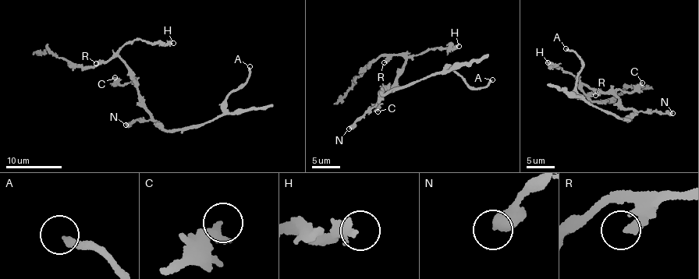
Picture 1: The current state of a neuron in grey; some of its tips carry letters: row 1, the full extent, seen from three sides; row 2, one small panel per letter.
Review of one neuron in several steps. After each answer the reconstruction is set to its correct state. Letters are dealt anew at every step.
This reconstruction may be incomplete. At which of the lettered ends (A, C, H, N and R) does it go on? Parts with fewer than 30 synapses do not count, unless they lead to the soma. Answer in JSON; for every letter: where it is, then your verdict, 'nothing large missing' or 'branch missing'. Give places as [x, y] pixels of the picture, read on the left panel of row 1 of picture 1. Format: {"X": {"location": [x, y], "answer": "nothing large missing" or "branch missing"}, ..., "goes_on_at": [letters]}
{"A": {"location": [250, 66], "answer": "branch missing"}, "C": {"location": [115, 77], "answer": "nothing large missing"}, "H": {"location": [173, 43], "answer": "nothing large missing"}, "N": {"location": [125, 125], "answer": "nothing large missing"}, "R": {"location": [96, 63], "answer": "nothing large missing"}, "goes_on_at": ["A"]}

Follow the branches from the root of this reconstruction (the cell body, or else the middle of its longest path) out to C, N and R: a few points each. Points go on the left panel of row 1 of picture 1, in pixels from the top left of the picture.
C: (141, 96), (132, 82), (121, 85), (115, 77)
N: (141, 96), (145, 108), (150, 113), (150, 119), (141, 122), (136, 120), (125, 125)
R: (141, 96), (124, 62), (118, 57), (113, 57), (106, 61), (96, 63)

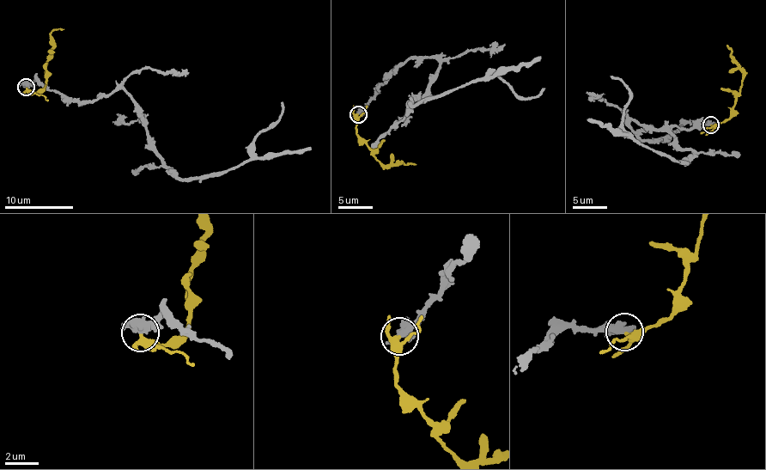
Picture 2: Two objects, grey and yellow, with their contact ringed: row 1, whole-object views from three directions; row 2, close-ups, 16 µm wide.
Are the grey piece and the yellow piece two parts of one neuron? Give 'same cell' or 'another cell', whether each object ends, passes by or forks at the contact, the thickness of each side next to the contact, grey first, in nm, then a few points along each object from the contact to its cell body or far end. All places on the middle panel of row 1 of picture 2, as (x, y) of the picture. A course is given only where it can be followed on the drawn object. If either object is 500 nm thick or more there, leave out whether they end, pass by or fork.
another cell | grey forks | yellow passes by | 360/320 nm | grey via (357, 113), (398, 66), (428, 56), (440, 68), (408, 112), (411, 105), (491, 76), (525, 98), (545, 88) | yellow via (357, 113), (356, 134), (374, 152), (374, 157), (390, 167), (396, 162), (416, 164)

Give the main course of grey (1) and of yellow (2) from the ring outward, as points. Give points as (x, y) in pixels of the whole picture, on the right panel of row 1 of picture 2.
1: (710, 125), (653, 141), (630, 123), (693, 155), (656, 152), (624, 131), (629, 90), (610, 76)
2: (710, 125), (729, 119), (736, 92), (741, 88), (741, 67), (735, 62), (726, 45)

